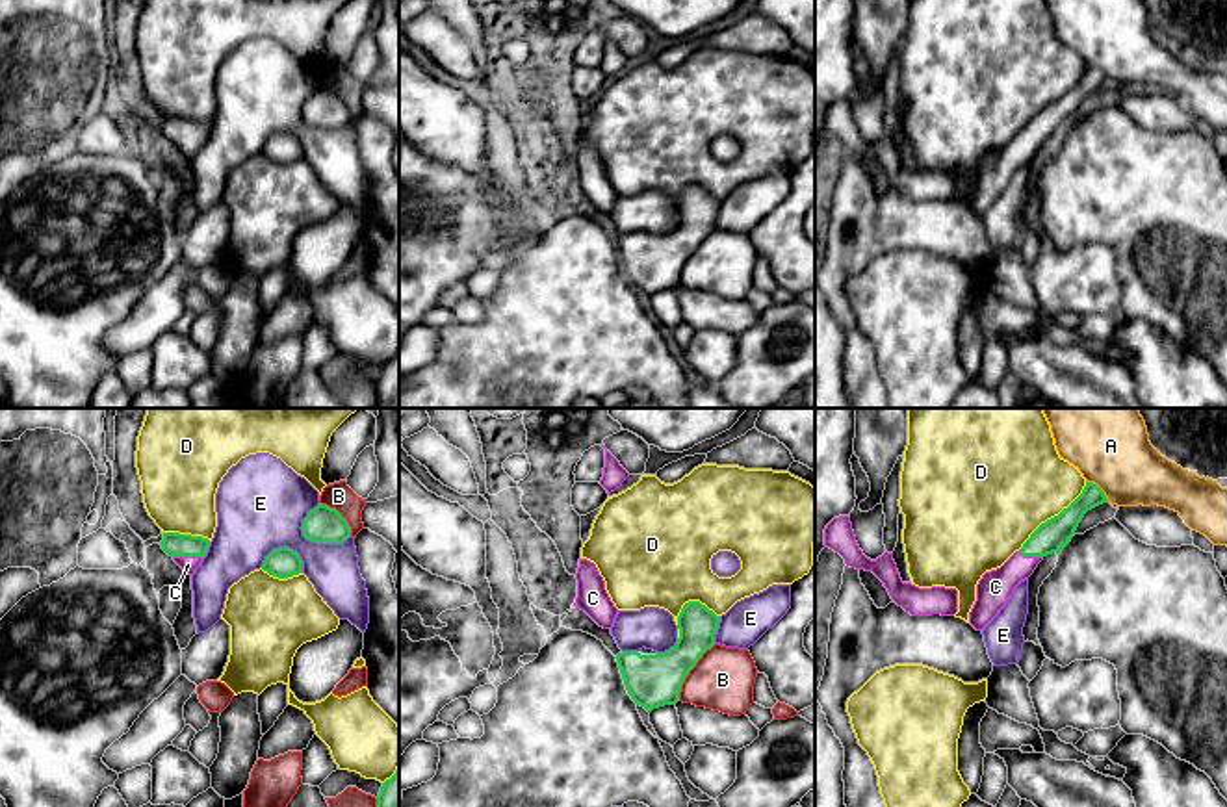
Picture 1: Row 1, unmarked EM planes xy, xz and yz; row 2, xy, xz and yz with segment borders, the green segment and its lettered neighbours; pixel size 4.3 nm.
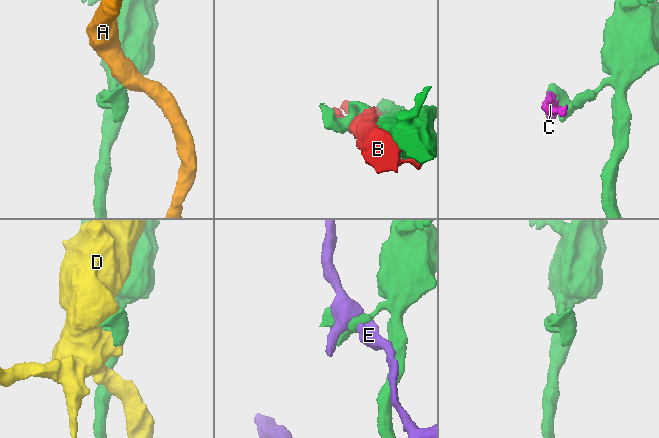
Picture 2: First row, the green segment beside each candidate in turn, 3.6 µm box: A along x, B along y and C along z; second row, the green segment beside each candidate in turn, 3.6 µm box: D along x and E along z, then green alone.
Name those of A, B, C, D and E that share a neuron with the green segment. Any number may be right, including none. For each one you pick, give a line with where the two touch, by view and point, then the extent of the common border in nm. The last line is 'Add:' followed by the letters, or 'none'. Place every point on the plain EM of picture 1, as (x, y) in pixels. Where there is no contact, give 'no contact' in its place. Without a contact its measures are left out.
C: meets green in xy at (188, 140); contact 140 nm long
Add: C

